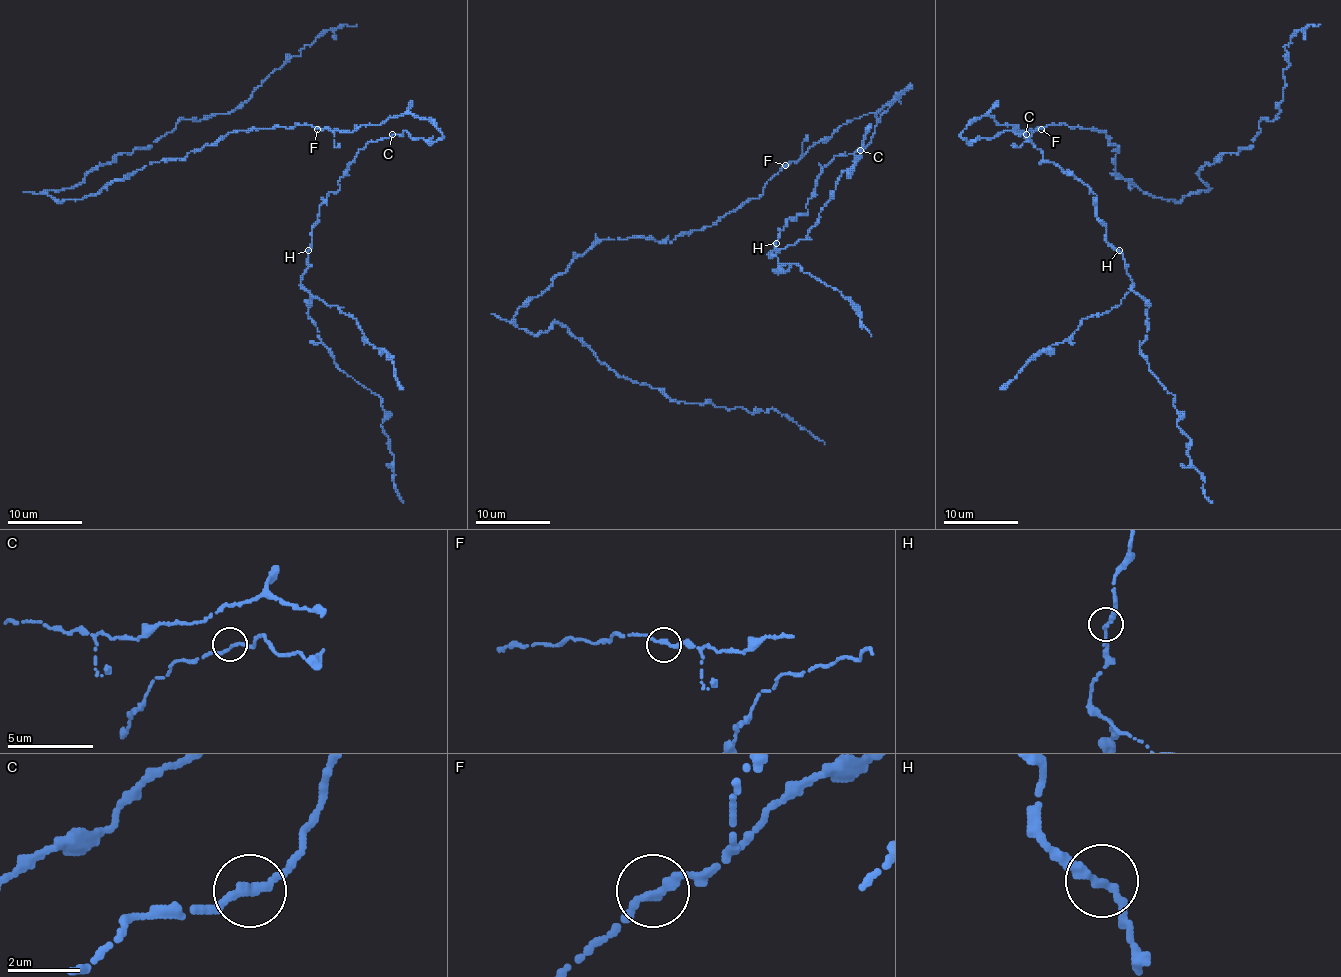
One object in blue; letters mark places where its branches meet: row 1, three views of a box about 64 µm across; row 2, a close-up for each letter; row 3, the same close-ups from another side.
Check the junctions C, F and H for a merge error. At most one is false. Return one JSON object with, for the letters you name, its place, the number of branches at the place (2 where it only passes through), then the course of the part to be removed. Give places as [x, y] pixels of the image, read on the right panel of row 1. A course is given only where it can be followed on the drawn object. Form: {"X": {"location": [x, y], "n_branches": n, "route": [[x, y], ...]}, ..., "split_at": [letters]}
{"split_at": []}

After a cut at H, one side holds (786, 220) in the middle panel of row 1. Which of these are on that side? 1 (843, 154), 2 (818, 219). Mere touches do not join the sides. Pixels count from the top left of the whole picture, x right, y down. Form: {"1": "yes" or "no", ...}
{"1": "yes", "2": "no"}

